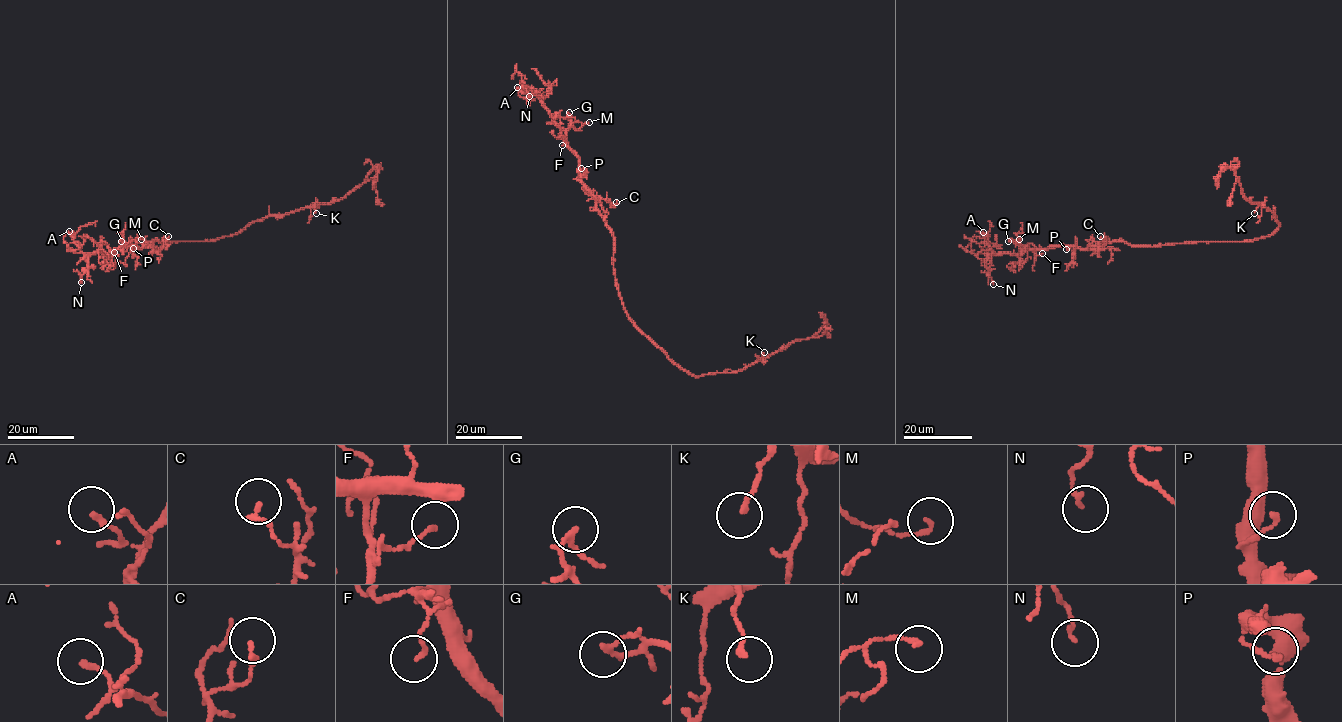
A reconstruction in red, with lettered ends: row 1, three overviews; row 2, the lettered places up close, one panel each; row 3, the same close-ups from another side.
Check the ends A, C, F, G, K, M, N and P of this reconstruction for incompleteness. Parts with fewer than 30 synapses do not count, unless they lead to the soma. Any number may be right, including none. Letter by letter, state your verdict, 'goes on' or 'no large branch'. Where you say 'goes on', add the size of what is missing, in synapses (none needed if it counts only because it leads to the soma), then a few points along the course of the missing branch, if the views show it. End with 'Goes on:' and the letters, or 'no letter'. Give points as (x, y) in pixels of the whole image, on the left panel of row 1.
A: no large branch
C: no large branch
F: no large branch
G: no large branch
K: no large branch
M: no large branch
N: no large branch
P: no large branch
Goes on: no letter

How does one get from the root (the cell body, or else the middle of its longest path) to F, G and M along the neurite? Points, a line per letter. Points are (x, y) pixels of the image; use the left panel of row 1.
F: (174, 241), (165, 246), (158, 241), (150, 241), (140, 248), (126, 246), (118, 248), (116, 255), (114, 252)
G: (174, 241), (165, 246), (158, 241), (150, 241), (140, 248), (131, 246), (118, 248), (123, 246), (121, 241)
M: (174, 241), (165, 246), (158, 241), (150, 241), (140, 248), (131, 246), (118, 248), (136, 238), (141, 239)

